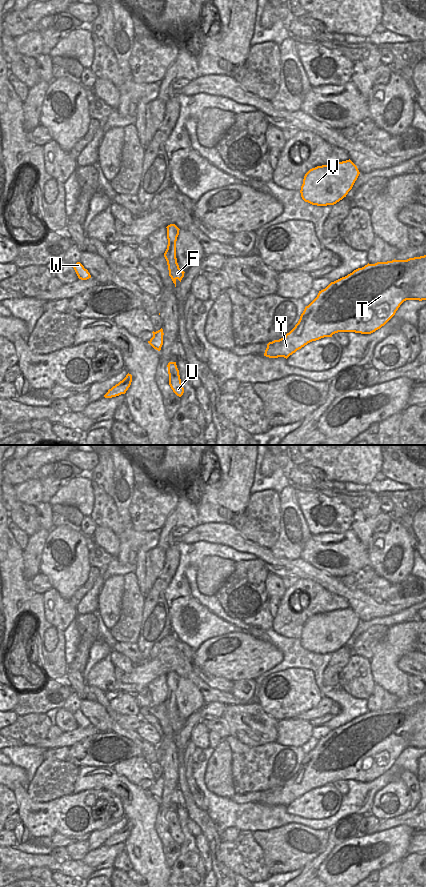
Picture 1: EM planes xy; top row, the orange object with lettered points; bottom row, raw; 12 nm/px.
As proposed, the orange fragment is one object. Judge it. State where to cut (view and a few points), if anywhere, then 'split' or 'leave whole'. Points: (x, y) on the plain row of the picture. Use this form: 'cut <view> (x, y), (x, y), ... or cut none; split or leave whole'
cut xy (153, 784), (155, 788), (153, 793); split

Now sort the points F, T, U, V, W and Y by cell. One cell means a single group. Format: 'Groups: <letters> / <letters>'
Groups: F / T U V W Y.

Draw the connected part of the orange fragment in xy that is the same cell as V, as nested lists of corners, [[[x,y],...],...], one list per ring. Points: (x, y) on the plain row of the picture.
[[[349,607],[310,617],[304,624],[301,645],[317,654],[334,653],[352,637],[360,620]]]

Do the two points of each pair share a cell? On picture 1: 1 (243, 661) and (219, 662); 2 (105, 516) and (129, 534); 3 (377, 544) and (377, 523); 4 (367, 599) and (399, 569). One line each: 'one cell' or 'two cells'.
1: one cell
2: one cell
3: two cells
4: two cells

